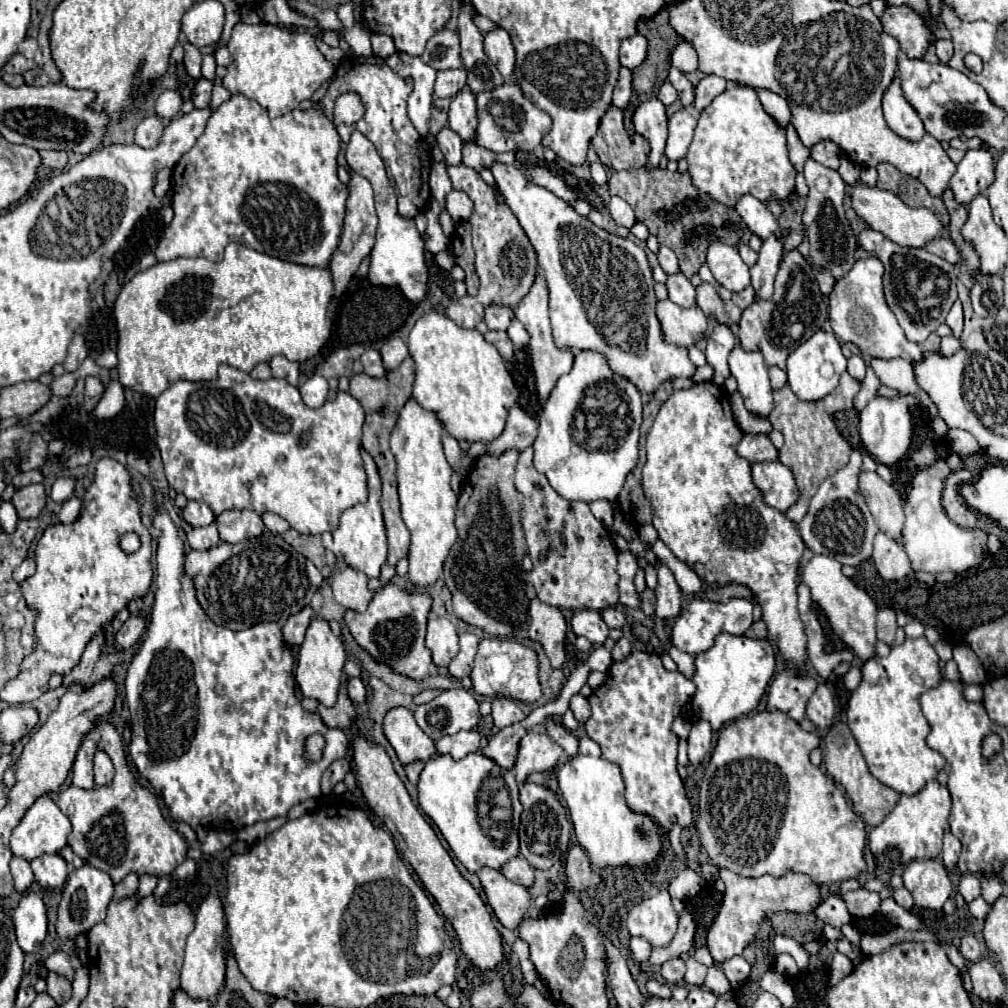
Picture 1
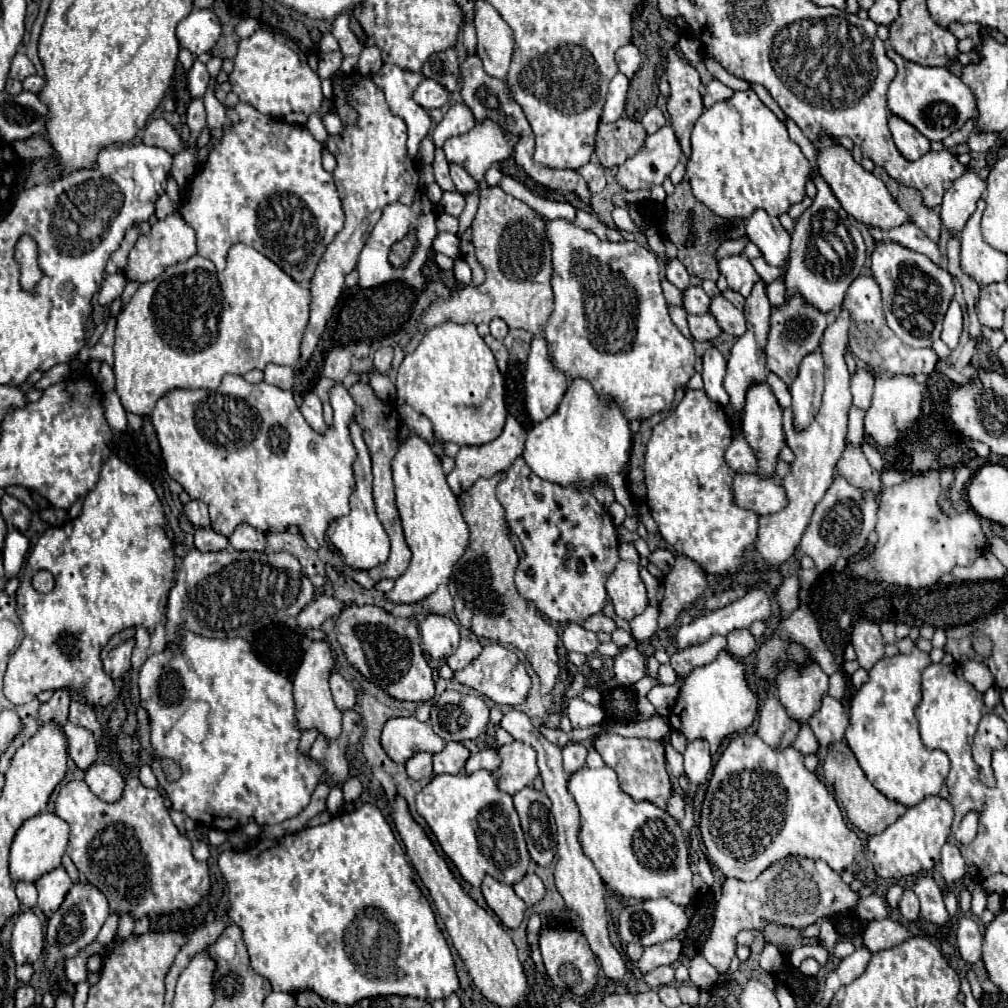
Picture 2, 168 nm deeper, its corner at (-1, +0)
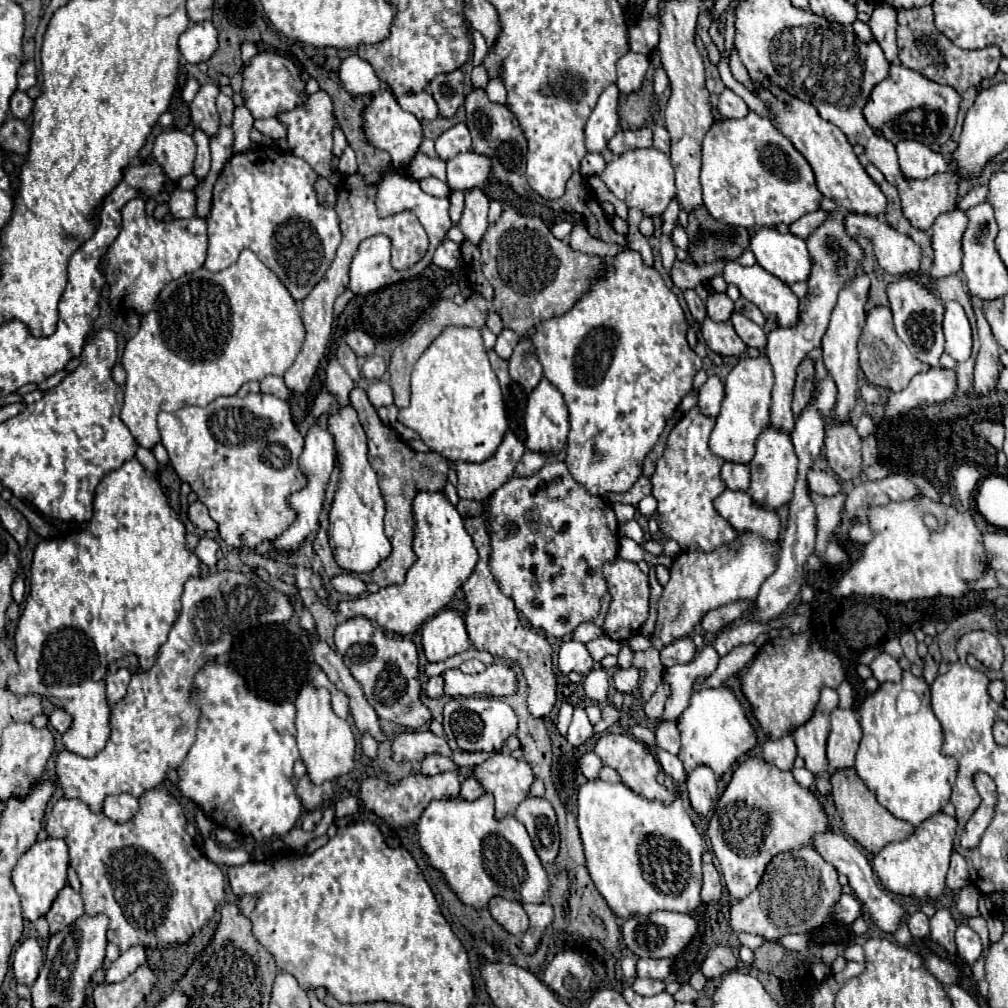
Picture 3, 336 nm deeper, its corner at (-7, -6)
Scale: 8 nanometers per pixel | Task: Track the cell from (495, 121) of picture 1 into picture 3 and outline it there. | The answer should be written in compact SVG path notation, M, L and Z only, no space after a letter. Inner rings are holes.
M472 150L464 152L446 162L446 184L450 190L468 190L468 188L484 188L488 182L492 166L484 156L476 156Z

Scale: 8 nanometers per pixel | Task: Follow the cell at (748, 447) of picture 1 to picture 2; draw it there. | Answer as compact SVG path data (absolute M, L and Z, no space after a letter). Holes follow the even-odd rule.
M738 432L734 436L724 458L730 464L730 468L736 470L738 474L740 472L756 472L756 468L758 468L758 452L748 446L742 432Z

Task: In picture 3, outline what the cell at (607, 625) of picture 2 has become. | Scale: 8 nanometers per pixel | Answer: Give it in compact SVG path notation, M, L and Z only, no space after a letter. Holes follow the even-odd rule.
M584 622L584 624L580 624L580 626L572 632L572 638L578 640L578 642L582 642L582 644L586 644L586 642L590 642L590 640L594 640L594 638L600 638L602 634L604 634L604 630L602 630L600 626L596 626L596 624L592 624L592 622Z

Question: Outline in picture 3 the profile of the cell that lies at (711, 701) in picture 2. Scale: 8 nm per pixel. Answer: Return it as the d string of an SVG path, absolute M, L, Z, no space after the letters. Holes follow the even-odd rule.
M704 688L694 692L690 706L678 718L678 728L682 734L678 758L682 760L686 774L690 774L696 766L710 766L716 780L720 780L740 756L756 746L754 728L730 688Z

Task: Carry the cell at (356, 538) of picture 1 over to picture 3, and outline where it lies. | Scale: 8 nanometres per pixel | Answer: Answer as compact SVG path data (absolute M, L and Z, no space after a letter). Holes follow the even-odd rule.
M350 404L328 414L328 432L334 438L336 460L340 462L340 480L334 492L332 506L328 510L329 544L340 568L356 574L372 572L372 568L376 568L380 560L388 558L392 546L384 534L386 506L378 486L376 472L368 462L366 434L358 422L356 410Z

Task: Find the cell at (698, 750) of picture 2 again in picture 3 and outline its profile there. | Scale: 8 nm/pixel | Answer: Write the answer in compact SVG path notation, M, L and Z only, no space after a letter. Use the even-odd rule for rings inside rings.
M704 766L696 768L692 774L688 774L686 788L688 788L688 798L694 812L698 812L700 816L706 816L714 808L718 798L718 784L716 784L714 772Z

